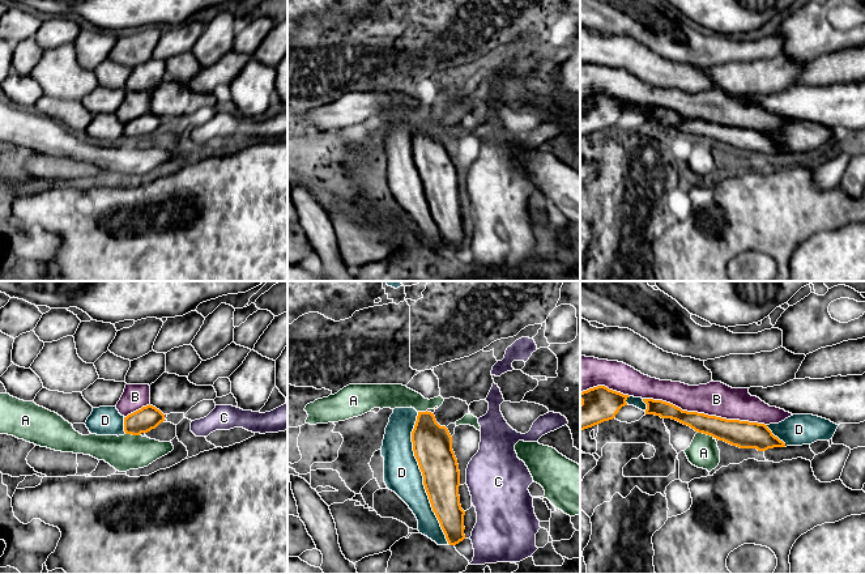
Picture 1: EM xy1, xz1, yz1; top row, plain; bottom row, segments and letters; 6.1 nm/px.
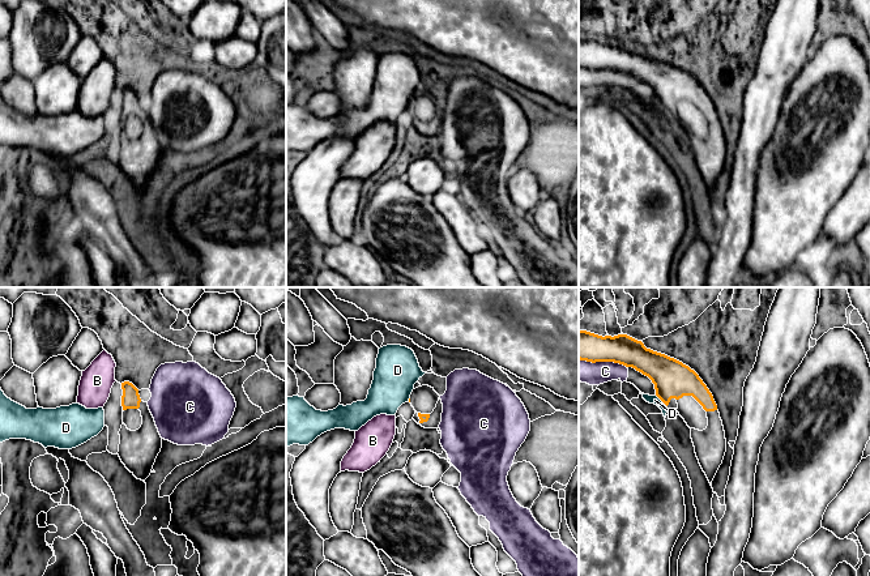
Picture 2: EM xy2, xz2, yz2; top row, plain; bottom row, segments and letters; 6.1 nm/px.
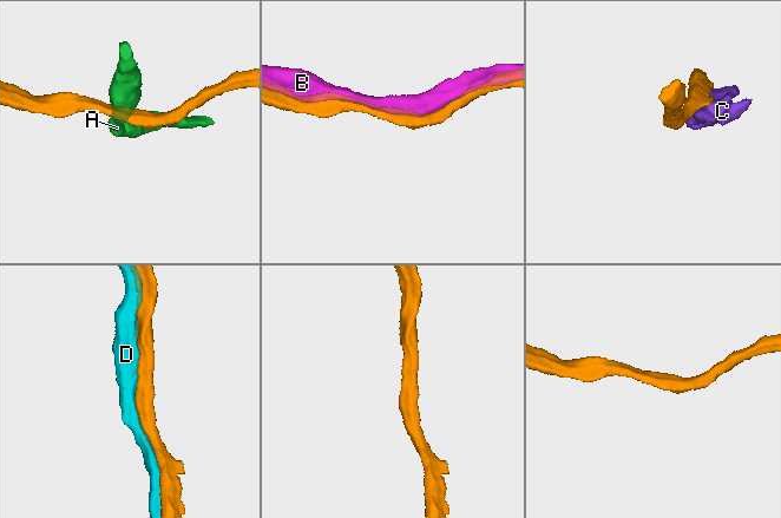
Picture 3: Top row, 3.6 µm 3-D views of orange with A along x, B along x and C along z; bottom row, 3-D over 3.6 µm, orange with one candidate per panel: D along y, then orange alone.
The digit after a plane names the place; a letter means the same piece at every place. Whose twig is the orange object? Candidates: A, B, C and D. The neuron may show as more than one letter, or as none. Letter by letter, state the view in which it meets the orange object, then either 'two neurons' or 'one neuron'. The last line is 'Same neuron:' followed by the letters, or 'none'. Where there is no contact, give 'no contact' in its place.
A: yz1 | two neurons
B: yz1 | two neurons
C: yz2 | two neurons
D: xz1 | two neurons
Same neuron: none

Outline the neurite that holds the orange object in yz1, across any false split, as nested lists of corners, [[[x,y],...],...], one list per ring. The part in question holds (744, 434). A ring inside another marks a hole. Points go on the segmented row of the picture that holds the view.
[[[643,399],[643,401],[647,404],[645,414],[676,420],[698,433],[711,435],[740,448],[766,451],[774,447],[785,447],[785,443],[775,437],[764,424],[687,412],[662,400]]]

